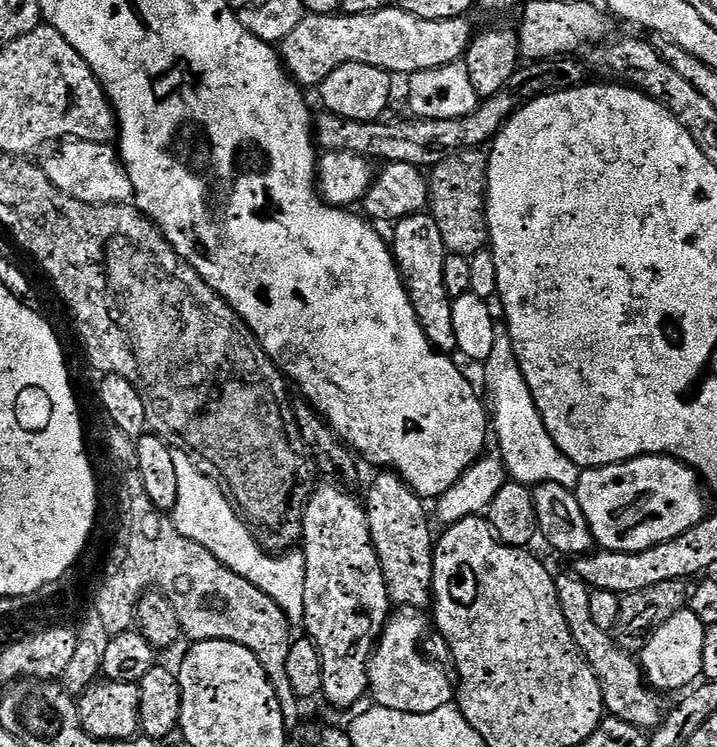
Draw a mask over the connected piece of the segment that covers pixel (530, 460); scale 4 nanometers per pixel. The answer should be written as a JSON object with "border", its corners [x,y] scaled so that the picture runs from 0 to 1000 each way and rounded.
{"border":[[[693,431],[689,436],[689,469],[683,469],[683,479],[674,493],[681,502],[681,519],[686,523],[683,562],[689,569],[689,594],[692,589],[697,598],[695,609],[703,617],[704,633],[715,644],[735,651],[778,645],[778,651],[802,655],[812,643],[810,622],[795,614],[762,576],[750,544],[739,527],[739,517],[734,517],[728,490],[722,490],[711,442],[702,431]]]}

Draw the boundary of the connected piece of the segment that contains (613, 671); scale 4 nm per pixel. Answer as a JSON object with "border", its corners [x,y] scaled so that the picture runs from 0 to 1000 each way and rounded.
{"border":[[[802,768],[791,770],[774,772],[778,811],[784,811],[784,827],[789,827],[789,838],[795,838],[795,849],[808,865],[815,885],[826,893],[834,908],[847,957],[868,967],[879,967],[887,975],[919,975],[929,953],[927,944],[921,944],[922,928],[901,914],[888,880],[880,871],[866,867],[847,845],[835,842],[828,835],[823,822],[824,791],[820,783],[809,778]]]}

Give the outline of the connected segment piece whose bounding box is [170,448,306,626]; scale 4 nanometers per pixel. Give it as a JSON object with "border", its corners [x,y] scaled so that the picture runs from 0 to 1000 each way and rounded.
{"border":[[[240,600],[240,612],[243,631],[248,635],[248,661],[237,695],[248,715],[276,726],[283,734],[293,736],[298,747],[326,763],[326,768],[360,784],[360,790],[370,793],[396,818],[403,837],[423,837],[427,822],[427,752],[423,738],[403,736],[395,742],[370,739],[360,731],[346,703],[335,695],[312,657],[291,637],[282,635],[273,620],[254,601]]]}

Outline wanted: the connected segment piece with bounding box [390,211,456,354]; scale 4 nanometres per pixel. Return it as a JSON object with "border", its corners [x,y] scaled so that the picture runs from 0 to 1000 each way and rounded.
{"border":[[[596,282],[551,296],[550,305],[552,312],[544,316],[544,331],[563,379],[569,382],[569,398],[577,410],[577,420],[607,470],[635,473],[632,398],[626,396],[619,376],[619,352],[628,339],[616,324],[616,308],[611,308],[611,297],[605,297]]]}

